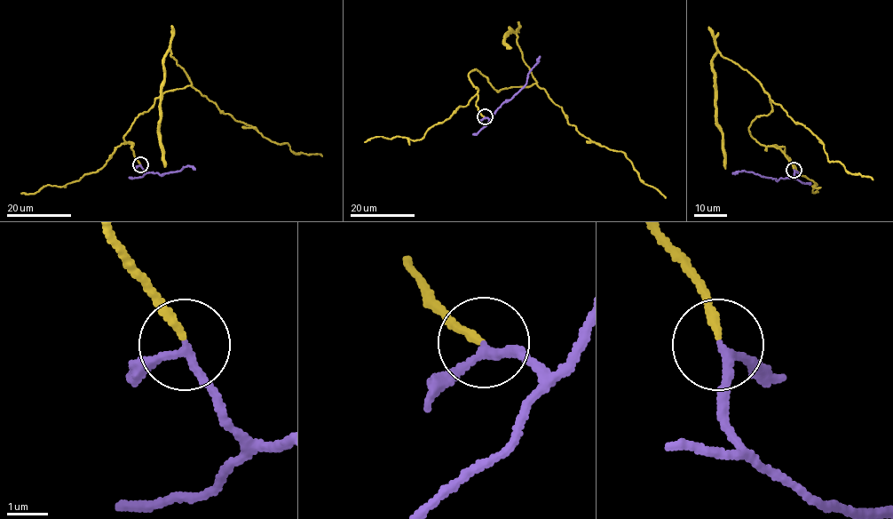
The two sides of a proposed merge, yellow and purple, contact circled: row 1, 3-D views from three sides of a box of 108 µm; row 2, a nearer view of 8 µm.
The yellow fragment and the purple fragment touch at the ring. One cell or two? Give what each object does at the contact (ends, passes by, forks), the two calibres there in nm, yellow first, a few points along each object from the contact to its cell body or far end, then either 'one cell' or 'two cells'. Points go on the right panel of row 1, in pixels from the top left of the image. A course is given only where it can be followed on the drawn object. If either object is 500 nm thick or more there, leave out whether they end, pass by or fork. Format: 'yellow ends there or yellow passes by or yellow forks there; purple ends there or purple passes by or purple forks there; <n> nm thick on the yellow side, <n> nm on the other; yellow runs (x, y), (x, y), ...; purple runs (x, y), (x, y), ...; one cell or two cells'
yellow ends there; purple passes by; 200 nm thick on the yellow side, 180 nm on the other; yellow runs (794, 169), (783, 152), (750, 134), (751, 123), (771, 110), (766, 92), (821, 141), (829, 161), (873, 179); purple runs (794, 170), (794, 179), (778, 180), (746, 171), (732, 174); two cells

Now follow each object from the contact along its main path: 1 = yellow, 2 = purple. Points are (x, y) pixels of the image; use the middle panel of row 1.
1: (484, 117), (470, 71), (497, 91), (536, 83), (568, 123), (623, 152), (665, 198)
2: (484, 117), (491, 118), (524, 86), (530, 70), (540, 56)

